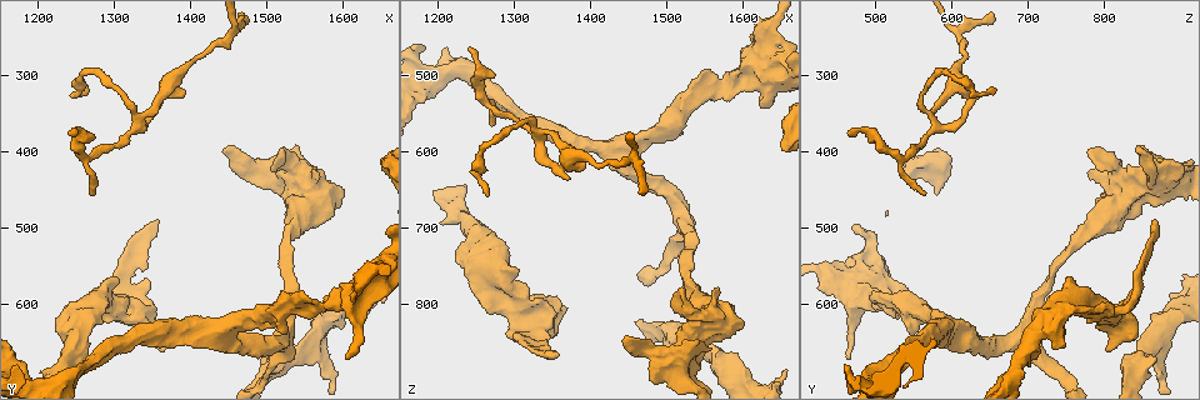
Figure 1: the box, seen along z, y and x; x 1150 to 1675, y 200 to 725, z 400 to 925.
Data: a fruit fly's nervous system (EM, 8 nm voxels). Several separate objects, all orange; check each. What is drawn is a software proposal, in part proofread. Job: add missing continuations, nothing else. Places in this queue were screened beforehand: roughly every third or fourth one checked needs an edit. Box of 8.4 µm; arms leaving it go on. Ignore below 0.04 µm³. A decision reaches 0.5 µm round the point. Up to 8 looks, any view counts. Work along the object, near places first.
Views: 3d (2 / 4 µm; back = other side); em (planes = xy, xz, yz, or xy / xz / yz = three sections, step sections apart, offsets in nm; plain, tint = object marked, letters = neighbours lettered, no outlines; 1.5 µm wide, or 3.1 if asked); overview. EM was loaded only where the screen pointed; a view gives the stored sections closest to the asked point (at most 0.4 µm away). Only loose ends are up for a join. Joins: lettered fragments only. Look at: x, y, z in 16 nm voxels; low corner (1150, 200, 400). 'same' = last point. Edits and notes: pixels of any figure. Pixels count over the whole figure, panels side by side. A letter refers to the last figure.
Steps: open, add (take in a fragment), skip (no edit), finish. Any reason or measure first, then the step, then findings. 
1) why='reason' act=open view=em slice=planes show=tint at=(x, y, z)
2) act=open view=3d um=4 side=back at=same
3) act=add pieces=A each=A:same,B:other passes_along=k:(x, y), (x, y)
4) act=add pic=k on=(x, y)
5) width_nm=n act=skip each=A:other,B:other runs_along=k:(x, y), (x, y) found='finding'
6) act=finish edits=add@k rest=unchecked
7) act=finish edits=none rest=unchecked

act=open view=em slice=planes show=tint at=(1355, 645, 835)

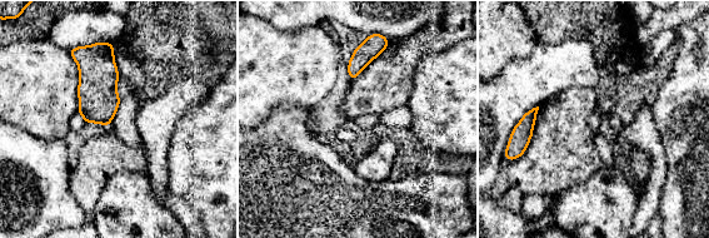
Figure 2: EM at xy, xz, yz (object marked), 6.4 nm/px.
why='what lies round it' act=open view=em slice=planes show=letters at=same

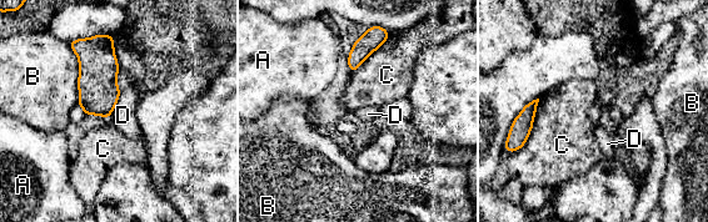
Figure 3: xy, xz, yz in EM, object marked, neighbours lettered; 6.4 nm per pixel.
act=skip each=A:other,B:other,C:other,D:other border=3:(539, 99), (528, 139), (513, 151) found='no lettered fragment goes on from it'

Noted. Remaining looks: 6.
why='free end' act=open view=em slice=xy step=4 show=letters at=(1540, 390, 845)

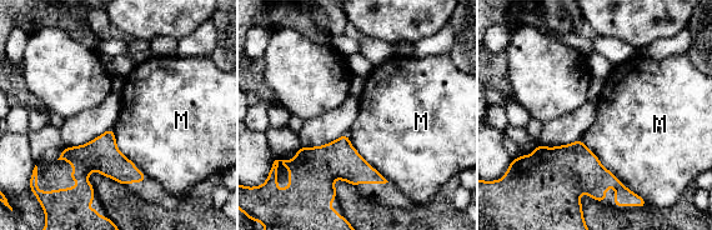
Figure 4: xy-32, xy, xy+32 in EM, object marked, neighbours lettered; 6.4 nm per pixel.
act=skip each=M:other border=4:(580, 140), (606, 169), (632, 191) found='none of them fits'

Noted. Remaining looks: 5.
why='free end' act=open view=3d um=4 side=back at=(1245, 370, 465)

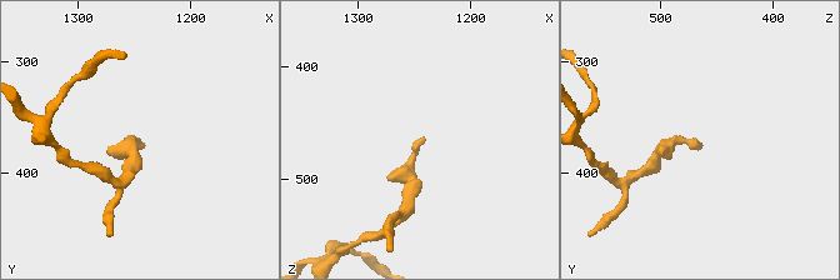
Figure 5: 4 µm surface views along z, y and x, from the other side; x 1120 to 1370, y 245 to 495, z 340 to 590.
act=open view=em slice=planes show=letters at=(1240, 372, 464)

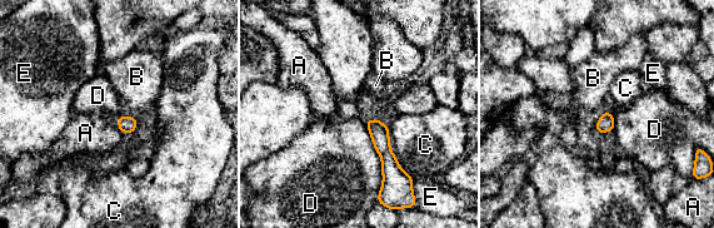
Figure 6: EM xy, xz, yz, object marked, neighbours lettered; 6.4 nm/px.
act=skip each=A:other,B:other,C:other,D:other,E:other runs_along=6:(369, 123), (388, 157), (385, 187) found='none of them fits'

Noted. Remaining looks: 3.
act=finish edits=none rest=unchecked

